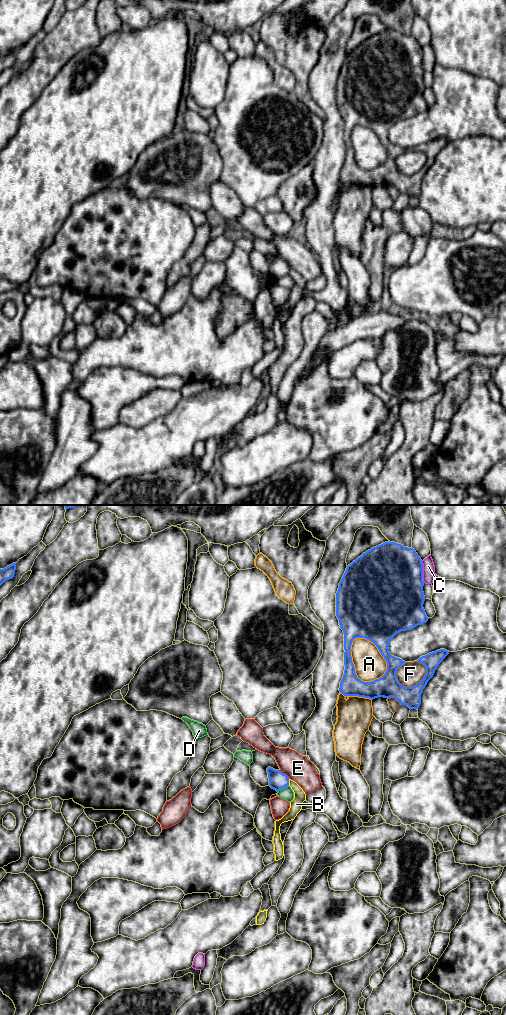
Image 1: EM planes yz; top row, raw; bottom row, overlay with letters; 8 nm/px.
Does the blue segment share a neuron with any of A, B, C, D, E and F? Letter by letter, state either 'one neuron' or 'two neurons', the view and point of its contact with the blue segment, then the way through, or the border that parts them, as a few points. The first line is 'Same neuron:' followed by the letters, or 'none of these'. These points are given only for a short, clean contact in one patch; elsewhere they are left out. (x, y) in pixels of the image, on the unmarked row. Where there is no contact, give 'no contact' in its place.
Same neuron: none of these
A: two neurons | yz (379, 139)
B: two neurons | yz (288, 270) | along yz (288, 267), (289, 273)
C: two neurons | yz (422, 60)
D: two neurons | yz (282, 276) | along yz (288, 273), (277, 279)
E: two neurons | yz (284, 262)
F: two neurons | yz (415, 173)

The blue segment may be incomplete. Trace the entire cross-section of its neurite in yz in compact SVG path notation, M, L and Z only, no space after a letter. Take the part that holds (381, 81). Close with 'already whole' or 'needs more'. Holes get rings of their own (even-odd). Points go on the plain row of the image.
M385 30L363 41L347 54L336 81L336 104L344 121L344 163L339 179L344 184L358 184L371 188L394 185L400 193L418 197L421 182L435 158L449 139L440 137L420 145L417 149L426 155L424 166L413 175L402 174L396 165L397 157L406 150L389 140L390 128L399 120L407 119L428 109L423 96L423 51L413 36L395 30ZM356 126L373 130L387 150L385 162L371 170L361 169L356 161L351 145L351 133Z; already whole

